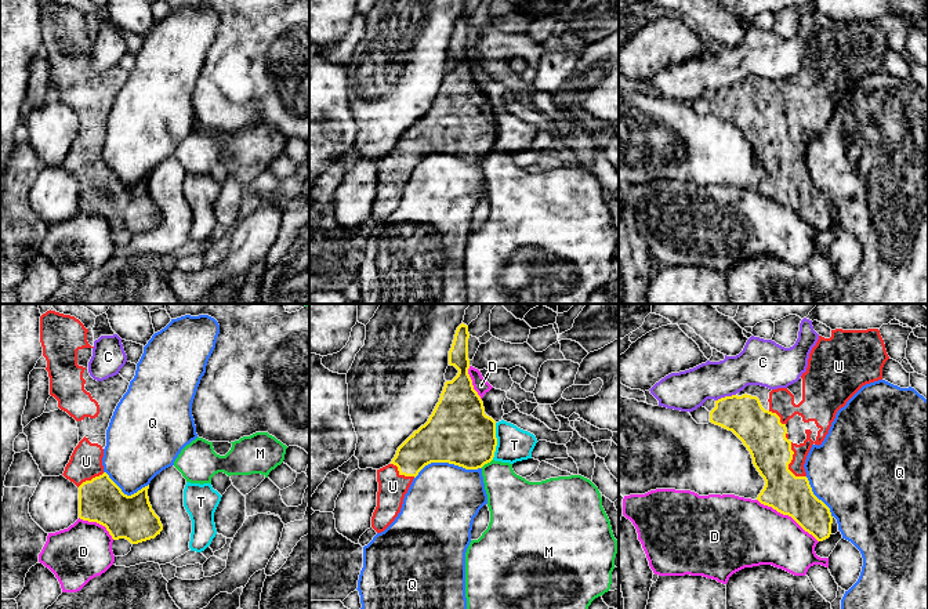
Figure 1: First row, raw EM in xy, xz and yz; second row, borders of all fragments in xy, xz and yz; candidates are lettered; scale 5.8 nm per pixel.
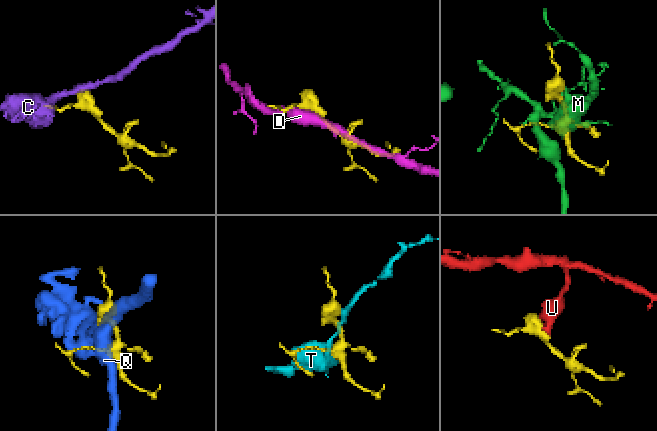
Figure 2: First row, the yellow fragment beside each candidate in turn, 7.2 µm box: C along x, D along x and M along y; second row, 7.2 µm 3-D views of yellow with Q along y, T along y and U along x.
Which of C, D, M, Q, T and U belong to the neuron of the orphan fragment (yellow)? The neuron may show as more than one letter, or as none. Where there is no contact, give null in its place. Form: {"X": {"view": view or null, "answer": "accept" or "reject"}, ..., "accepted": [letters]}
{"C": {"view": "yz", "answer": "reject"}, "D": {"view": "yz", "answer": "reject"}, "M": {"view": "xz", "answer": "reject"}, "Q": {"view": "xz", "answer": "reject"}, "T": {"view": "xz", "answer": "reject"}, "U": {"view": "yz", "answer": "accept"}, "accepted": ["U"]}

